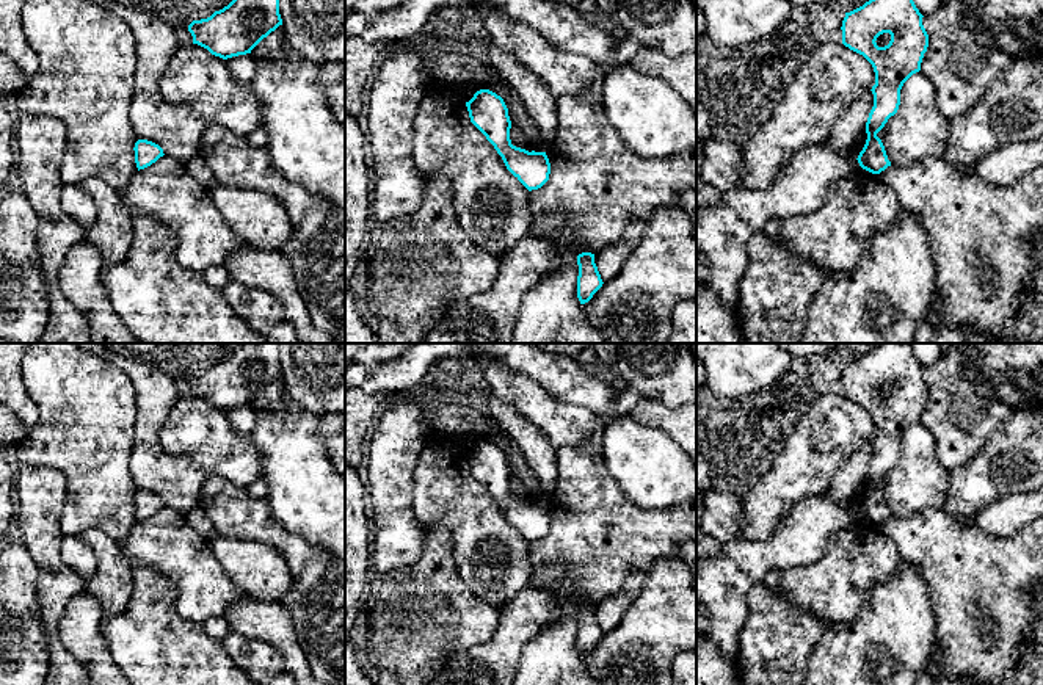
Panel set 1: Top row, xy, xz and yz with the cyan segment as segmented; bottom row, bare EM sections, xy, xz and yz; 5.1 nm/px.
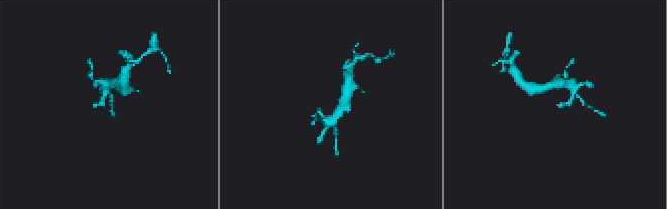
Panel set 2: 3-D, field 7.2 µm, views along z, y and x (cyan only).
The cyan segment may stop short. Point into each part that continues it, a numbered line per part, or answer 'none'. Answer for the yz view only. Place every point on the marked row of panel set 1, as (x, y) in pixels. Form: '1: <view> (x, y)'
none

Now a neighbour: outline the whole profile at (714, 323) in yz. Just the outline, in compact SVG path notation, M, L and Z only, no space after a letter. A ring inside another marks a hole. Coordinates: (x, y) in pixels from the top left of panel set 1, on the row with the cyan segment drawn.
M696 285L696 343L743 343L723 301Z

